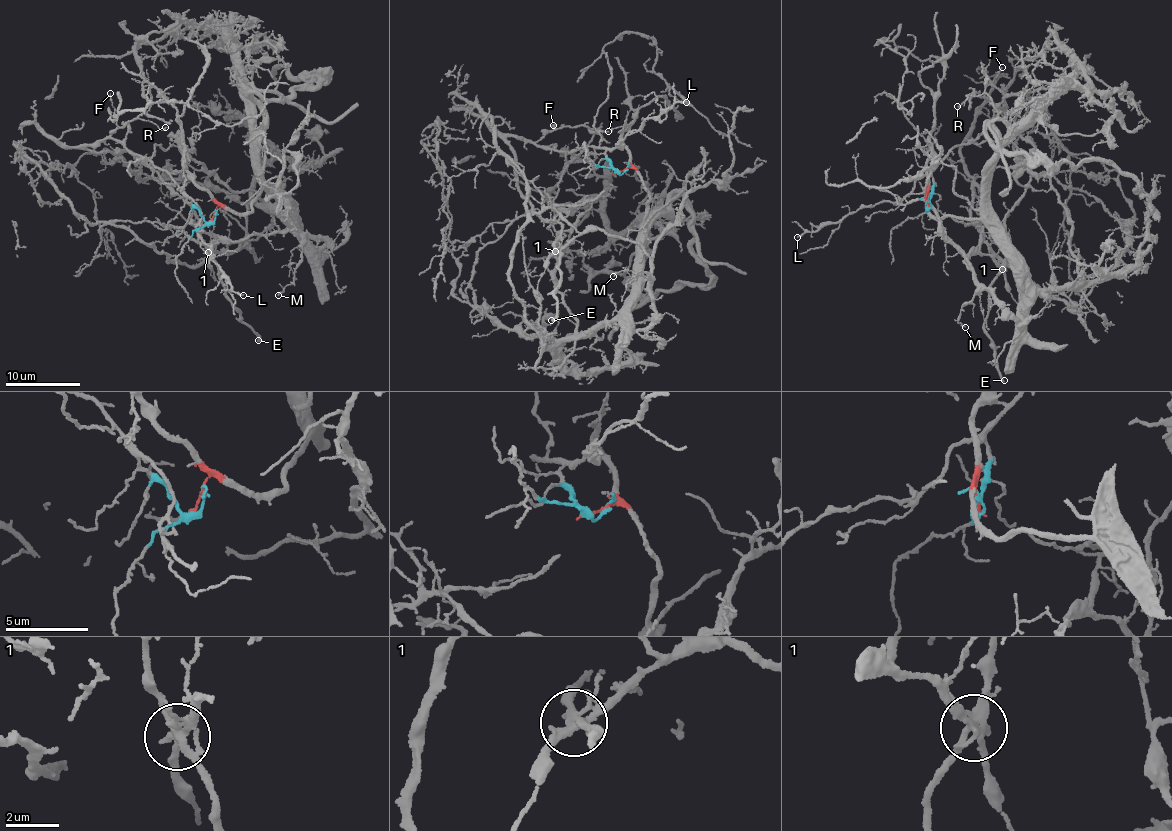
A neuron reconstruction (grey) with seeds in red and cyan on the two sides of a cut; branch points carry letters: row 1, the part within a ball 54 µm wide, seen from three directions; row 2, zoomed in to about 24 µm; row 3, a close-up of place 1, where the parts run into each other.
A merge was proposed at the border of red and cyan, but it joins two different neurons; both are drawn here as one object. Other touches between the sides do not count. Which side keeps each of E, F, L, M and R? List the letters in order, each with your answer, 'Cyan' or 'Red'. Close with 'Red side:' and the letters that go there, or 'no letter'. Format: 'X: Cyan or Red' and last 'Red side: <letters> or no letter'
E: Cyan
F: Cyan
L: Cyan
M: Red
R: Cyan
Red side: M

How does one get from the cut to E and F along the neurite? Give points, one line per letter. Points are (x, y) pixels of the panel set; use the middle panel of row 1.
E: (617, 172), (605, 149), (506, 138), (520, 194), (540, 219), (561, 225), (552, 321)
F: (617, 172), (605, 149), (578, 146), (571, 152), (537, 145), (537, 140), (553, 125)

